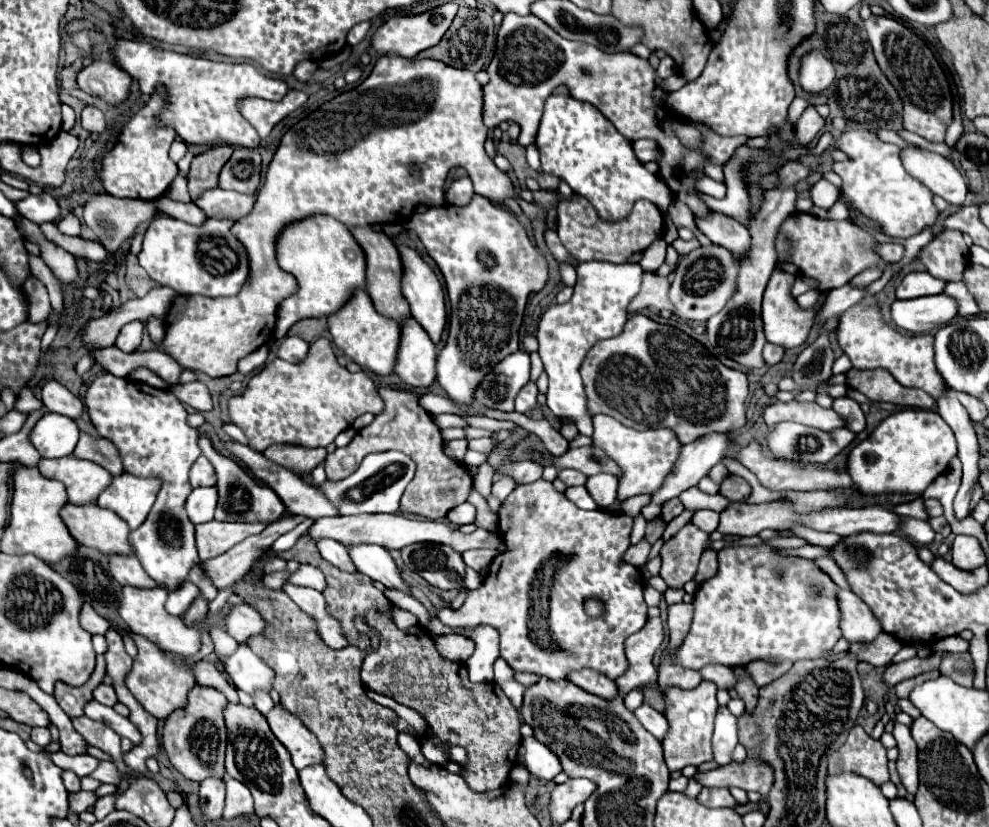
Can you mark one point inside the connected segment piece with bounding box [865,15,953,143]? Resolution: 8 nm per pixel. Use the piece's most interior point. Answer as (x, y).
(904, 57)

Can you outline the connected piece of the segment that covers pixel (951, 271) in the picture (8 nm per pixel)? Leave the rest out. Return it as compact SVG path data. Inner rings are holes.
M943 231L919 251L919 261L927 271L945 281L959 281L967 267L969 247L959 231Z

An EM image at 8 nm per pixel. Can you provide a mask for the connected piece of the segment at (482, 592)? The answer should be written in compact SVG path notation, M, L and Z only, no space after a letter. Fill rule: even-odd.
M539 479L529 485L517 485L513 493L501 503L499 509L499 535L503 537L507 551L499 553L489 565L489 573L483 585L475 591L467 591L467 597L459 609L445 607L437 613L439 621L447 627L497 627L501 635L501 657L513 671L535 673L547 679L567 679L569 671L595 669L609 679L617 679L629 667L625 659L625 639L637 633L647 621L647 605L643 601L645 579L639 567L623 561L627 551L633 519L605 509L585 511L571 503L555 487ZM597 597L605 603L605 615L599 619L587 617L583 601Z

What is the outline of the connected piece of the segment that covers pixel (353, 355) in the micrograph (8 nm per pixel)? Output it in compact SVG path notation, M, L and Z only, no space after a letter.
M357 289L357 295L351 297L351 301L337 311L335 315L329 315L329 333L333 343L357 365L361 365L367 371L373 371L375 375L393 375L393 363L397 363L397 345L401 343L401 327L397 327L395 321L379 315L369 299L367 291Z

